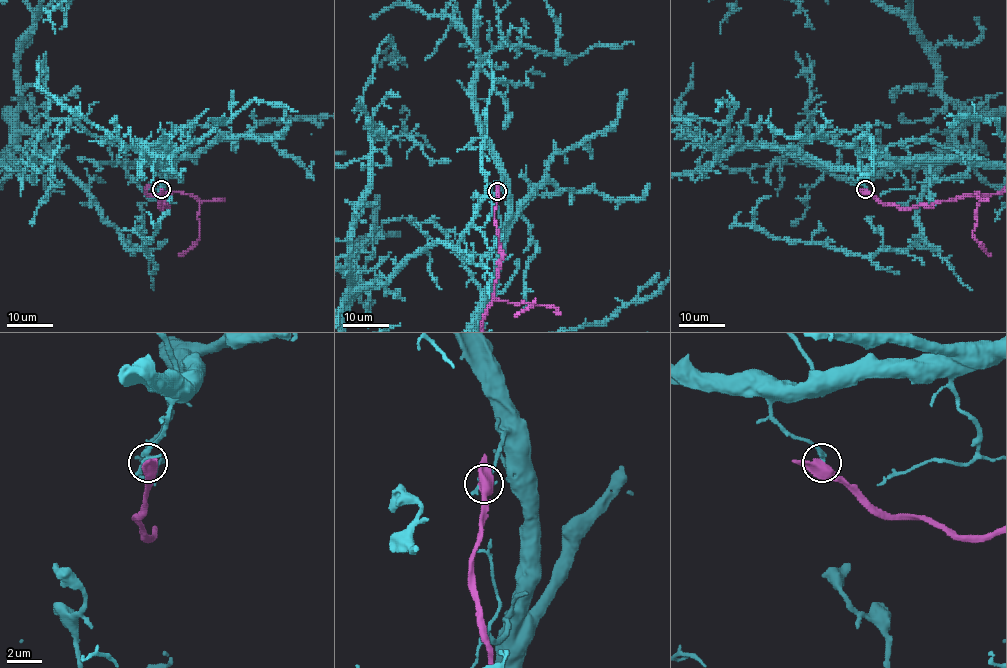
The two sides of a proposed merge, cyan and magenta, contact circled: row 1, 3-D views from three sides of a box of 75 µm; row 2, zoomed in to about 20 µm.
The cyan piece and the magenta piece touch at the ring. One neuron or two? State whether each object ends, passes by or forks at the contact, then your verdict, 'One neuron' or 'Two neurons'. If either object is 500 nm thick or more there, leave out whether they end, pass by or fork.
Two neurons

